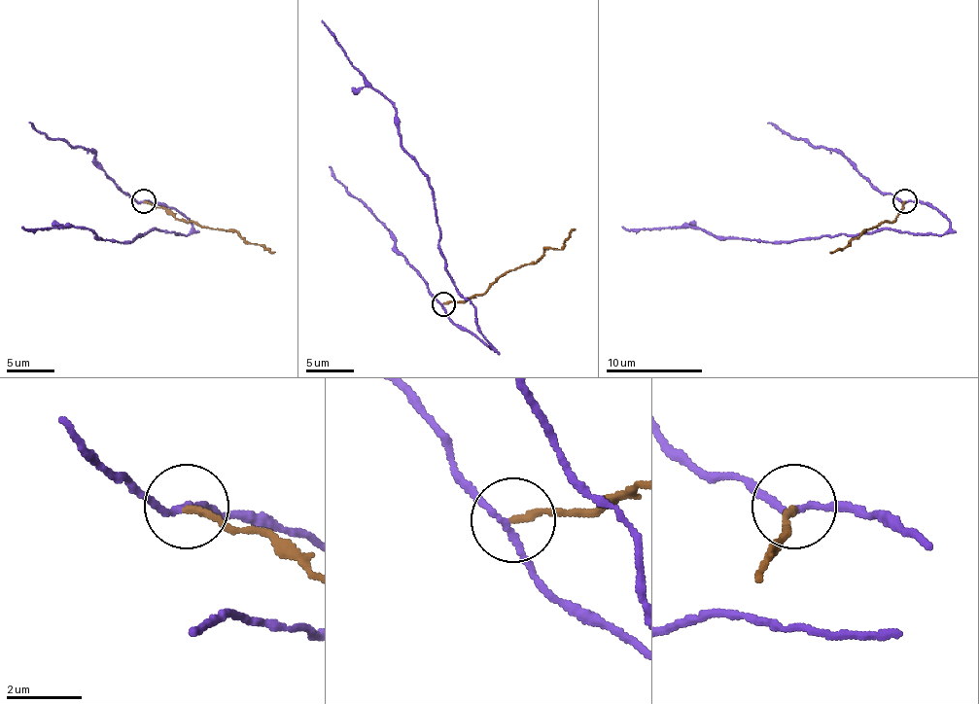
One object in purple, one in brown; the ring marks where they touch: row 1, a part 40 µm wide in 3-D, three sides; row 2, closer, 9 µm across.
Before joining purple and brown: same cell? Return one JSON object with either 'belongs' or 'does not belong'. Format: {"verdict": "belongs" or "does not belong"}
{"verdict": "does not belong"}

